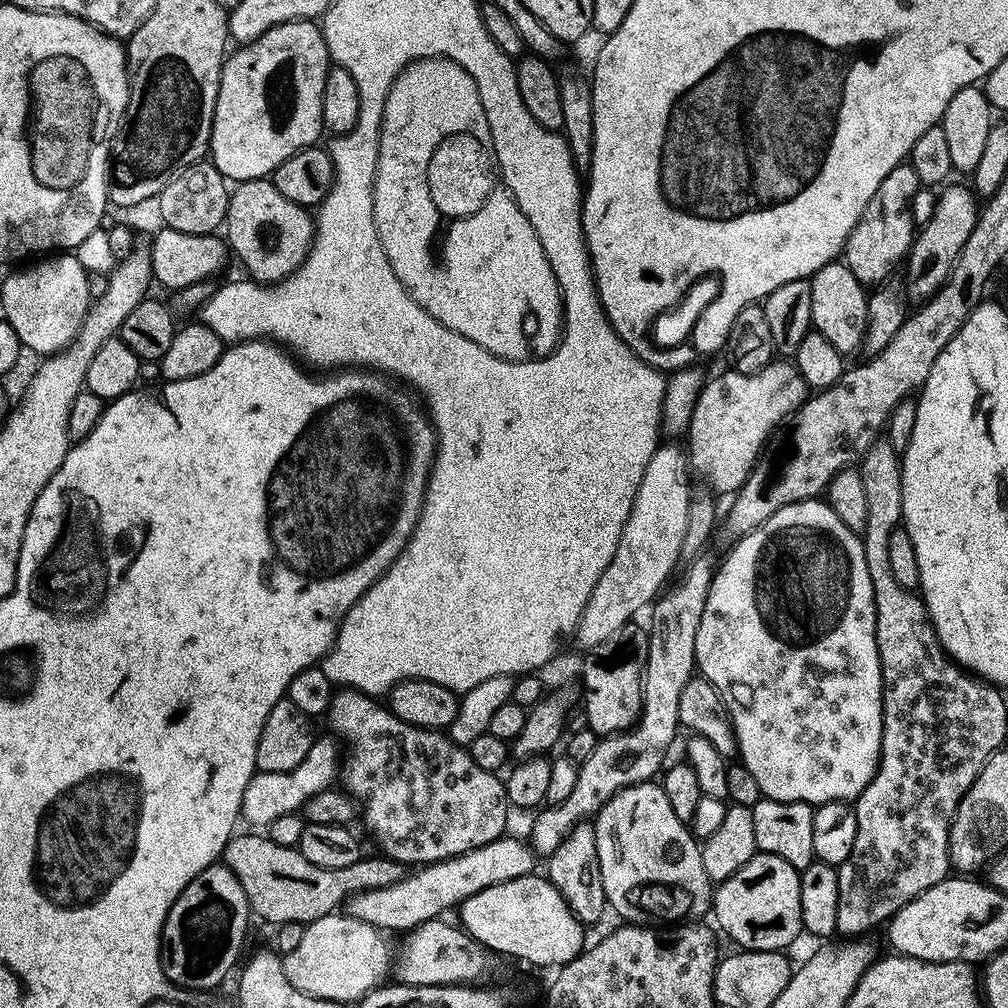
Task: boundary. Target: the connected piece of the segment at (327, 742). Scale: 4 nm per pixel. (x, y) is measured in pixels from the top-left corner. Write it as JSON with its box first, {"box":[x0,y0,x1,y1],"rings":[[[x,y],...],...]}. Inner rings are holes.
{"box":[240,737,340,828],"rings":[[[317,737],[313,741],[309,753],[306,754],[306,758],[293,771],[257,771],[247,784],[243,794],[240,807],[241,817],[256,826],[266,828],[272,824],[275,818],[299,811],[310,797],[329,789],[335,783],[340,769],[340,750],[337,741],[333,737],[330,738]]]}

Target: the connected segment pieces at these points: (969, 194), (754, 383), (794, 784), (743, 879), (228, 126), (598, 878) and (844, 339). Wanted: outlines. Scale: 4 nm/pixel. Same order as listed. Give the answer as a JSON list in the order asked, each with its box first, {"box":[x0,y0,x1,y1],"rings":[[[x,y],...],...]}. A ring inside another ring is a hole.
[{"box":[904,184,980,302],"rings":[[[960,184],[950,185],[945,185],[939,191],[932,218],[915,235],[911,250],[906,257],[908,284],[905,283],[904,289],[911,301],[912,299],[916,300],[915,302],[927,300],[948,280],[962,246],[965,245],[966,239],[973,233],[974,226],[977,224],[980,204],[975,191],[971,187],[966,188]]]},{"box":[686,363,808,494],"rings":[[[780,363],[784,364],[767,364],[758,374],[724,370],[721,376],[711,377],[700,391],[686,433],[686,455],[691,471],[695,475],[697,472],[713,493],[734,494],[749,480],[768,435],[808,399],[808,383],[800,377],[795,363]]]},{"box":[694,499,884,806],"rings":[[[823,499],[803,500],[778,510],[762,526],[746,534],[727,549],[728,557],[719,561],[715,569],[710,594],[706,598],[706,610],[702,610],[702,622],[698,622],[694,654],[699,675],[705,676],[718,690],[732,719],[736,731],[736,750],[739,763],[754,774],[761,797],[778,802],[806,802],[813,806],[829,804],[835,800],[855,801],[874,778],[880,761],[882,746],[882,694],[884,683],[880,673],[880,655],[876,645],[876,611],[874,590],[870,586],[870,574],[866,570],[866,554],[863,539],[857,533],[842,526],[842,518]]]},{"box":[714,854,802,952],"rings":[[[757,854],[738,874],[719,881],[714,892],[714,912],[716,920],[720,923],[719,931],[733,940],[733,945],[753,952],[779,952],[787,949],[787,944],[796,940],[796,935],[801,935],[802,902],[800,901],[800,872],[790,862],[782,862],[777,856]]]},{"box":[210,20,330,182],"rings":[[[291,20],[266,30],[254,42],[237,47],[224,61],[220,75],[220,93],[214,110],[210,160],[232,182],[263,180],[290,154],[311,148],[322,136],[322,86],[330,67],[328,47],[319,23]]]},{"box":[546,822,609,926],"rings":[[[585,822],[574,826],[570,834],[558,845],[558,850],[546,858],[549,880],[562,894],[566,906],[579,918],[581,924],[591,926],[603,918],[604,912],[609,911],[606,890],[602,886],[602,866],[598,866],[598,842],[596,841],[596,825]]]},{"box":[810,258,868,354],"rings":[[[837,258],[822,266],[810,278],[810,314],[812,315],[812,326],[815,332],[822,334],[834,350],[851,354],[855,348],[859,349],[864,342],[864,336],[868,333],[868,297],[865,285],[854,278],[854,270],[844,263],[843,259]]]}]

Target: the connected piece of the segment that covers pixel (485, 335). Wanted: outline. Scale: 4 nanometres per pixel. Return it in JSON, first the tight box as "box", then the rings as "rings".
{"box":[372,57,564,360],"rings":[[[428,57],[411,62],[390,86],[378,139],[380,145],[372,191],[372,221],[382,242],[382,250],[390,262],[390,270],[394,270],[398,282],[402,282],[410,298],[414,298],[414,302],[418,302],[418,306],[422,306],[422,310],[426,310],[426,314],[430,314],[442,326],[454,330],[454,334],[462,334],[462,338],[470,338],[470,342],[478,342],[482,350],[503,360],[531,360],[552,352],[560,343],[564,326],[564,299],[558,278],[554,270],[550,270],[546,250],[542,250],[542,242],[538,242],[538,234],[534,226],[530,226],[530,218],[522,214],[520,204],[508,191],[504,177],[500,175],[494,138],[490,138],[490,122],[486,122],[486,110],[482,110],[482,98],[478,94],[478,86],[474,86],[474,78],[462,66],[444,57]]]}

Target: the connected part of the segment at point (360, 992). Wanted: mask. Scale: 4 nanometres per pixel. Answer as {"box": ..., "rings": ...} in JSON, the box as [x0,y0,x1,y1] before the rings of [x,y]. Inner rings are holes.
{"box":[282,916,394,1002],"rings":[[[323,916],[307,925],[302,934],[302,942],[298,942],[296,949],[282,957],[284,973],[290,986],[307,996],[355,1002],[385,983],[384,975],[387,972],[389,975],[394,964],[394,948],[388,945],[387,938],[389,939],[381,929],[366,922],[358,922],[353,916]]]}

